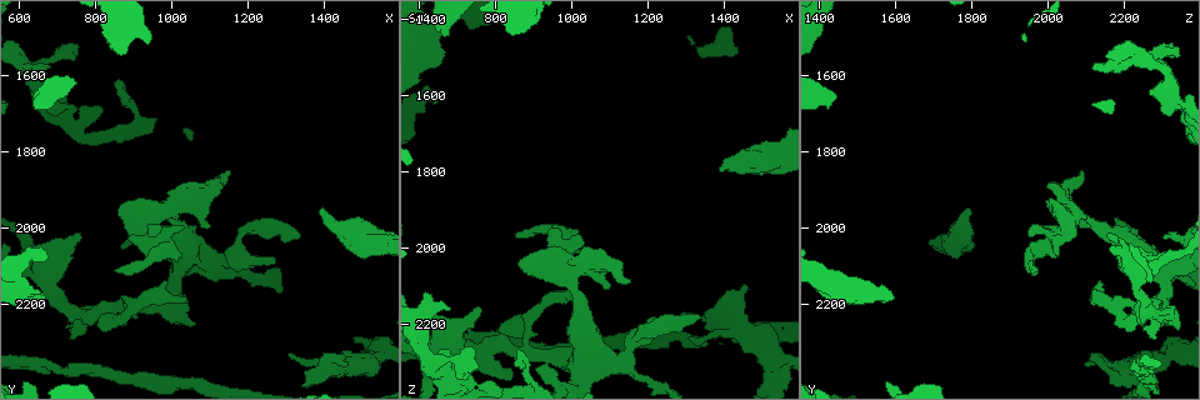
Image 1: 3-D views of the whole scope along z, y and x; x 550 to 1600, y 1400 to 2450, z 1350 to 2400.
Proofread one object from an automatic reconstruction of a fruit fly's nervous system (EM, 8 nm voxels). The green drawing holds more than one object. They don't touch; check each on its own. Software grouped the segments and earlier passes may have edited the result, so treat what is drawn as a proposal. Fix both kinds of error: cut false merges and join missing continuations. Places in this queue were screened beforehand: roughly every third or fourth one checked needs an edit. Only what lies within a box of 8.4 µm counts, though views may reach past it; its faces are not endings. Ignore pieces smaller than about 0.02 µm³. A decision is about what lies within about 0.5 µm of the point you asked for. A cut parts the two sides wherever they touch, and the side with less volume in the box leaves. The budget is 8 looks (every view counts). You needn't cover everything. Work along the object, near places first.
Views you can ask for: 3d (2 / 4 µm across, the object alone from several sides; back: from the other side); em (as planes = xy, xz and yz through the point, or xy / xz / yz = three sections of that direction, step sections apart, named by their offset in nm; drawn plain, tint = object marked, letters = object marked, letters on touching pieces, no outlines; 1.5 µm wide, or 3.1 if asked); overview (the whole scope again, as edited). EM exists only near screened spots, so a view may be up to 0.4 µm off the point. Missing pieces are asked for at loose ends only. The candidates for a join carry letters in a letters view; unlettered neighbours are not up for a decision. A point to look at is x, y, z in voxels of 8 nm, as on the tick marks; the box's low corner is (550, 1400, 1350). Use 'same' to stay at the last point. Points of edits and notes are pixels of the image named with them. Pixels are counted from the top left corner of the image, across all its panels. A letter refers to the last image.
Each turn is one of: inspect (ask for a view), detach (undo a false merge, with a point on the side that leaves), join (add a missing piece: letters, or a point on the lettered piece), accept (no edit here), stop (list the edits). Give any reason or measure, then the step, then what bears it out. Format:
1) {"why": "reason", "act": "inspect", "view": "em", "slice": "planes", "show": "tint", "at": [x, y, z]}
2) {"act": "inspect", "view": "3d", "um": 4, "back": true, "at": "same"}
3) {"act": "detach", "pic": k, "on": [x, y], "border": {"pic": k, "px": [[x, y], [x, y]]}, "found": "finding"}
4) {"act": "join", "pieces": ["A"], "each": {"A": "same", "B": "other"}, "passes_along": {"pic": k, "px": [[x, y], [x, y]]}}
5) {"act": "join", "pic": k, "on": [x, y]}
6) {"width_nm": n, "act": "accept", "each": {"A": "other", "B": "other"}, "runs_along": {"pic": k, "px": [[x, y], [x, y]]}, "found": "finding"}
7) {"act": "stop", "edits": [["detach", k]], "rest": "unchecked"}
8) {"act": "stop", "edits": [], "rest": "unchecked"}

{"why": "thin end", "act": "inspect", "view": "em", "slice": "planes", "show": "letters", "at": [855, 2115, 1960]}

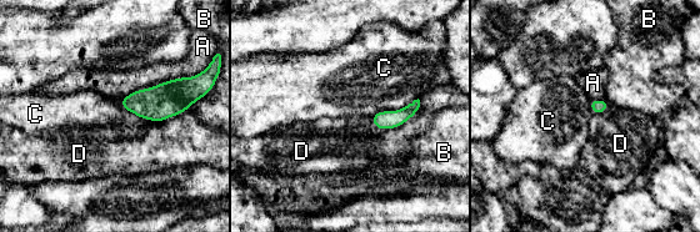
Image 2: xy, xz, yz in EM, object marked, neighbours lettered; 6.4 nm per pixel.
{"act": "accept", "each": {"A": "other", "B": "other", "C": "other", "D": "other"}, "border": {"pic": 2, "px": [[418, 97], [371, 116]]}, "found": "no lettered piece goes on from it"}

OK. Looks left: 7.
{"why": "branch stops here", "act": "inspect", "view": "3d", "um": 4, "back": true, "at": [1395, 1955, 1790]}

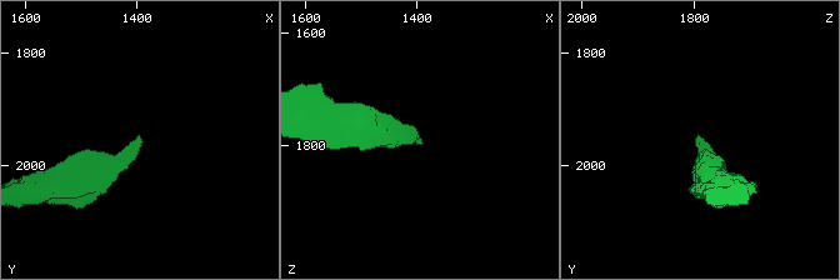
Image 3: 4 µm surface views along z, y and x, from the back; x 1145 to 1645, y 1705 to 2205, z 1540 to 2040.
{"why": "now the EM", "act": "inspect", "view": "em", "slice": "yz", "step": 4, "show": "letters", "at": [1395, 1945, 1795]}

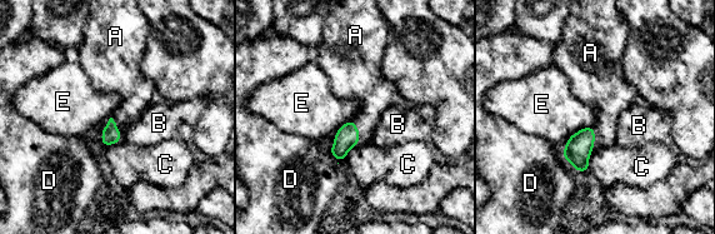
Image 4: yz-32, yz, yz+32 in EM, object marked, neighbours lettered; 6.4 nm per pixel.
{"why": "cut it another way", "act": "inspect", "view": "em", "slice": "planes", "show": "letters", "at": "same"}

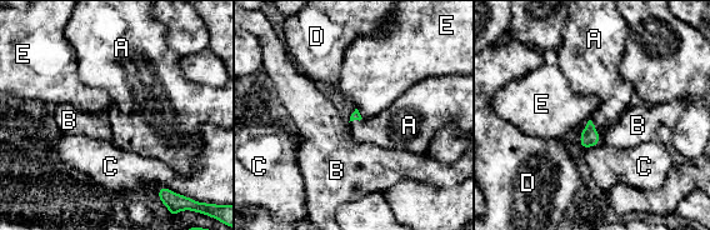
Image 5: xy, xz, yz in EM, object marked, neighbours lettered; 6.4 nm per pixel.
{"longest_contact_nm": ["A", 170], "act": "join", "pieces": ["A"], "each": {"A": "same", "B": "other", "C": "other", "D": "other", "E": "other"}, "passes_along": {"pic": 5, "px": [[589, 136], [596, 131], [615, 98]]}, "found": "the cell continues"}

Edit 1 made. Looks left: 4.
{"act": "inspect", "view": "3d", "um": 4, "at": [680, 1650, 1445]}

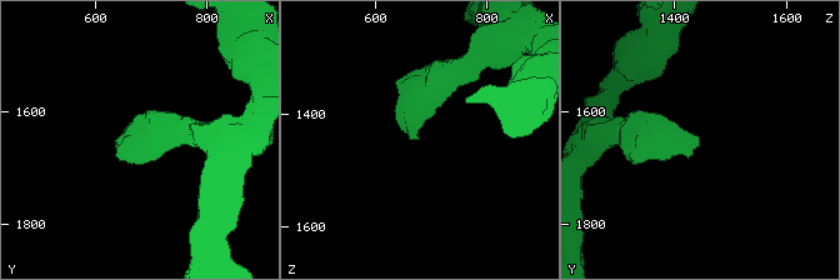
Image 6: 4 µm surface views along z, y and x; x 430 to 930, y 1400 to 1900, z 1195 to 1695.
{"act": "inspect", "view": "em", "slice": "xz", "step": 8, "show": "plain", "at": [680, 1655, 1445]}

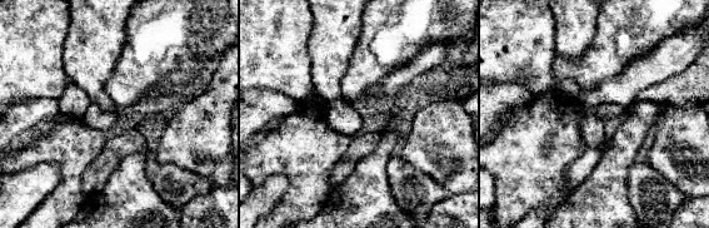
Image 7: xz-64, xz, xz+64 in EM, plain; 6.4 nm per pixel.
{"act": "inspect", "view": "em", "slice": "xz", "step": 8, "show": "letters", "at": "same"}

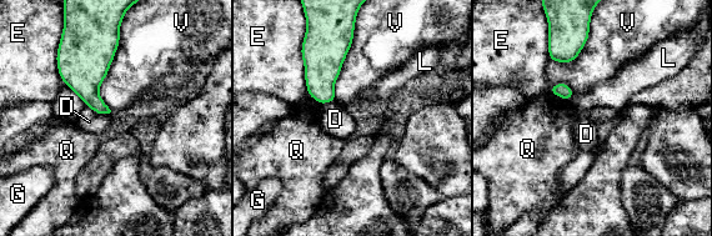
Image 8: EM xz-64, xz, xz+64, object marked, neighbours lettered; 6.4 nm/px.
{"longest_contact_nm": ["V", 500], "act": "accept", "each": {"D": "other", "E": "other", "G": "other", "L": "other", "Q": "other", "V": "other"}, "found": "none of them fits"}

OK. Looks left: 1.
{"act": "stop", "edits": [["join", 5]], "rest": "unchecked"}

